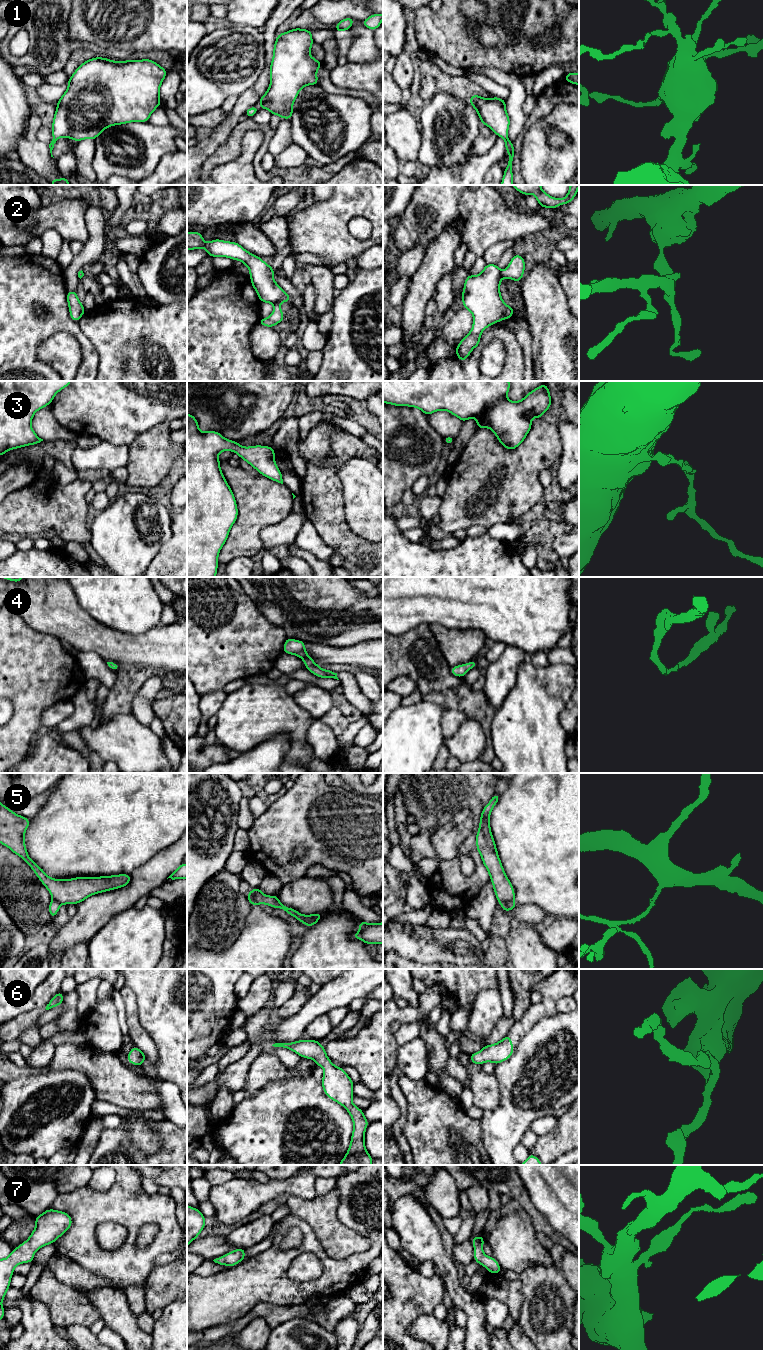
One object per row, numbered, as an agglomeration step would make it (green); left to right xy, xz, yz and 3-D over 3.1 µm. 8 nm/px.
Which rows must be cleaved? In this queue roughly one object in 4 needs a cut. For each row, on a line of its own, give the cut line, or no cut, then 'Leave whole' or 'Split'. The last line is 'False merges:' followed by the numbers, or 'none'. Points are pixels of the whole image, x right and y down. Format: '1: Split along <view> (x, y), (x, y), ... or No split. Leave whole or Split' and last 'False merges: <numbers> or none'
1: No split. Leave whole
2: Split along xz (274, 303), (279, 304). Split
3: No split. Leave whole
4: No split. Leave whole
5: Split along yz (513, 898), (499, 903). Split
6: No split. Leave whole
7: No split. Leave whole
False merges: 2, 5

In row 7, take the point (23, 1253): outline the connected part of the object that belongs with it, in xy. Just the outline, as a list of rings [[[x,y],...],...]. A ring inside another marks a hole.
[[[47,1209],[35,1217],[35,1228],[27,1241],[5,1259],[0,1259],[0,1320],[4,1319],[5,1309],[1,1302],[10,1288],[14,1268],[22,1263],[31,1263],[37,1250],[45,1245],[53,1244],[59,1237],[68,1231],[72,1225],[71,1216],[62,1211]]]

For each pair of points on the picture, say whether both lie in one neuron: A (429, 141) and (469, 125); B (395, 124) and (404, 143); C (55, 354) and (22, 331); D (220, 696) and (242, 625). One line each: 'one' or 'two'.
A: one
B: one
C: two
D: two

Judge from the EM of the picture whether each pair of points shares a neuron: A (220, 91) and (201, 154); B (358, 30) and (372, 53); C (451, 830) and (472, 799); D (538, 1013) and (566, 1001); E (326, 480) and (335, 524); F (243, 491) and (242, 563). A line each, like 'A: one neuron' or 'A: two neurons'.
A: two neurons
B: one neuron
C: two neurons
D: two neurons
E: one neuron
F: two neurons

